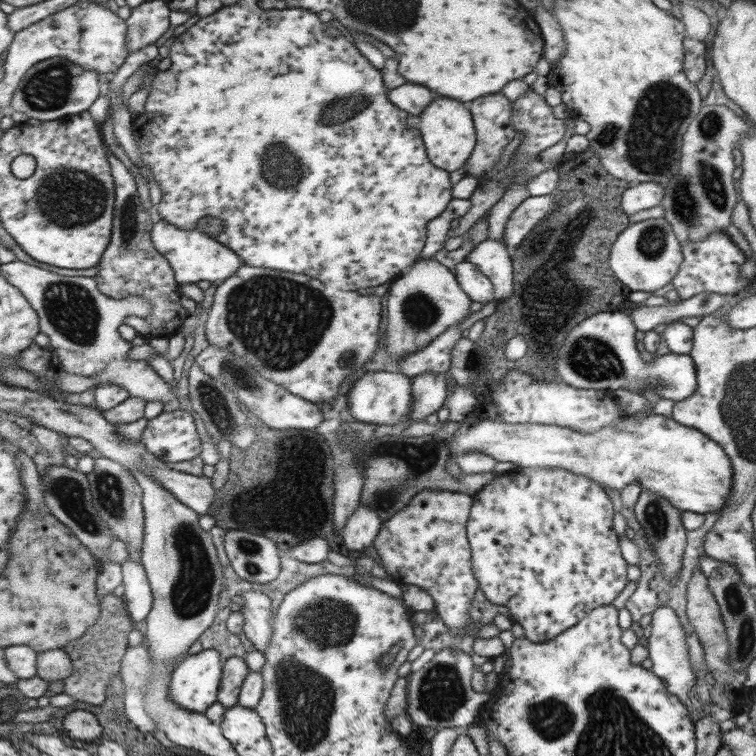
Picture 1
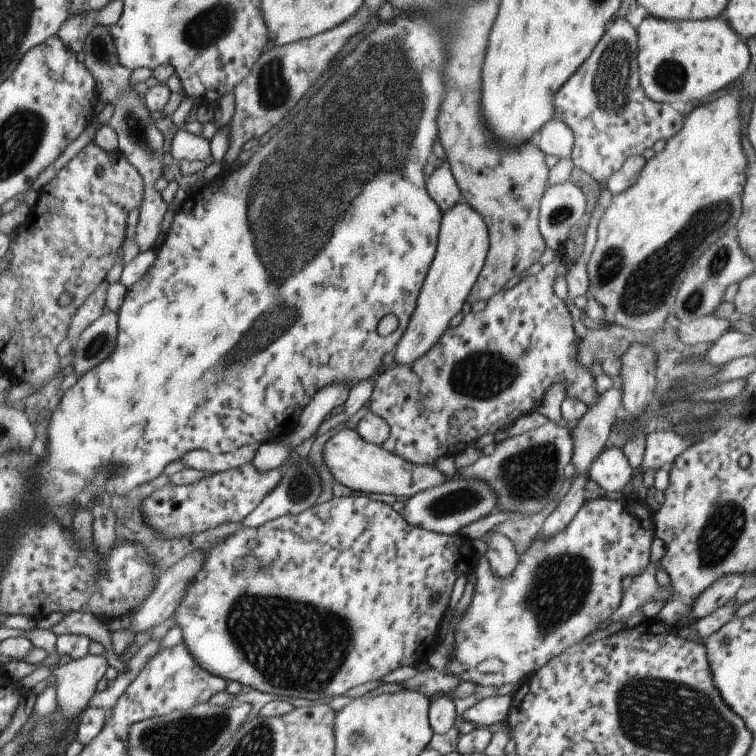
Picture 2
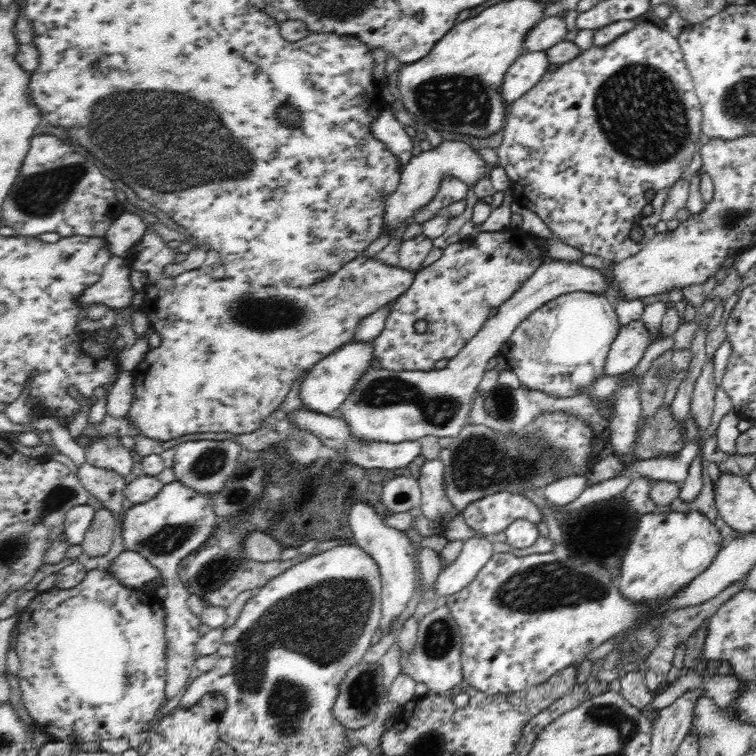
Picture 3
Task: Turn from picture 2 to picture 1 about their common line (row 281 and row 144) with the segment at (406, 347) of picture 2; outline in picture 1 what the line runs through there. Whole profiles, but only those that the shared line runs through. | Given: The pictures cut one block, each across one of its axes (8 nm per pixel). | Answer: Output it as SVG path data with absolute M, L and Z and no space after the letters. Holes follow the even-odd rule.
M437 96L418 116L420 120L419 134L429 162L448 173L461 168L475 146L473 121L470 113L461 106L461 102Z

